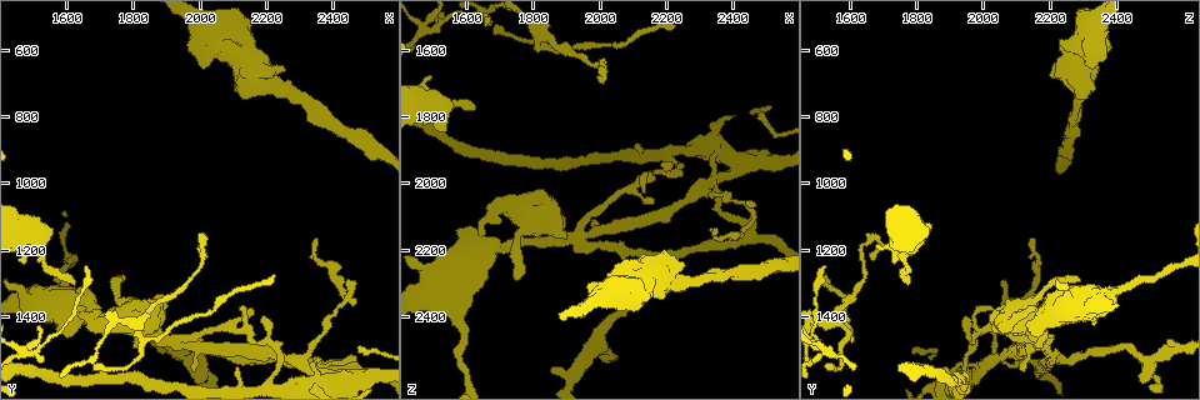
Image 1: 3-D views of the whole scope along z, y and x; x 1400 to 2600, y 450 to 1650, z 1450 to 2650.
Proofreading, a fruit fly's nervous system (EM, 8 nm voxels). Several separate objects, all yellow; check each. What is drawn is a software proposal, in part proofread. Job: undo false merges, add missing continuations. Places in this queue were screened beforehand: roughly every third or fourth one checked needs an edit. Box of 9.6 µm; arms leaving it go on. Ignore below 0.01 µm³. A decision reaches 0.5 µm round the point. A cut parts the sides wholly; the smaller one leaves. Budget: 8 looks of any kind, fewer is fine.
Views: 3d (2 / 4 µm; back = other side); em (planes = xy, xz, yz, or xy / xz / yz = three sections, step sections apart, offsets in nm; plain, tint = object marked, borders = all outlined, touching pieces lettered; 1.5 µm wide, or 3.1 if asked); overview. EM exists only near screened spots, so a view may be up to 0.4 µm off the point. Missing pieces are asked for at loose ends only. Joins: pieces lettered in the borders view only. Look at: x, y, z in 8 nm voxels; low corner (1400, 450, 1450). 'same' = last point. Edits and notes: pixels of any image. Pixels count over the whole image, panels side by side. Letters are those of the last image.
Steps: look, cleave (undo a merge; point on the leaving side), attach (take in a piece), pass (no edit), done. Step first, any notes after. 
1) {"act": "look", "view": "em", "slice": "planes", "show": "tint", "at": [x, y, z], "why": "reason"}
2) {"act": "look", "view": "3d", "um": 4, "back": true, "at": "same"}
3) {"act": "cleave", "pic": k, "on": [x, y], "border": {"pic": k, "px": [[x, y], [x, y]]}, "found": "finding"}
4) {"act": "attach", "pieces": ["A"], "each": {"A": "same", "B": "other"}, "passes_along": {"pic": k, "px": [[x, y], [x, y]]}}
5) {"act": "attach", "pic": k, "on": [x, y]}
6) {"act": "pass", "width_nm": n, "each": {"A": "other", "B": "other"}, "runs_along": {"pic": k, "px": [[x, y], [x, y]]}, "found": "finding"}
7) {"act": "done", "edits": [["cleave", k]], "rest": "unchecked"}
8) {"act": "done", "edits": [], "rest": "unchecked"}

{"act": "look", "view": "3d", "um": 4, "at": [2350, 1170, 2150], "why": "free end"}

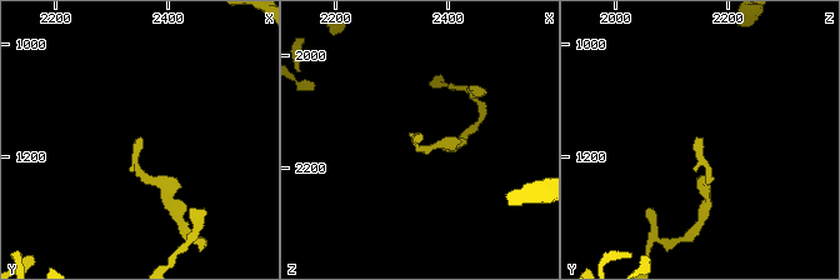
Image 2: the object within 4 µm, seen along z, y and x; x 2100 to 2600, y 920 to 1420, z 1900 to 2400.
{"act": "look", "view": "em", "slice": "planes", "show": "borders", "at": [2350, 1170, 2145]}

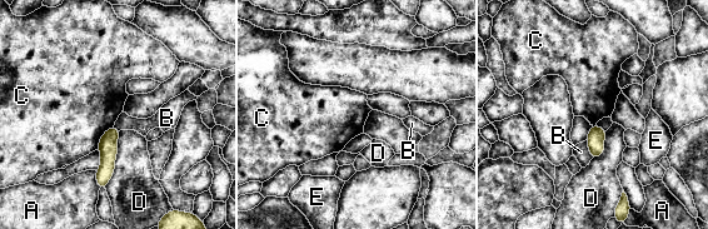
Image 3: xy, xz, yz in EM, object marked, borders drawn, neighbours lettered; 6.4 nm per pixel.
{"act": "pass", "width_nm": 110, "each": {"A": "other", "B": "other", "C": "other", "D": "other", "E": "other"}, "border": {"pic": 3, "px": [[113, 125], [103, 134], [96, 149]]}, "found": "no lettered piece goes on from it"}

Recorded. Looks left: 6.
{"act": "look", "view": "em", "slice": "xy", "step": 4, "show": "tint", "at": [1940, 1470, 2170]}

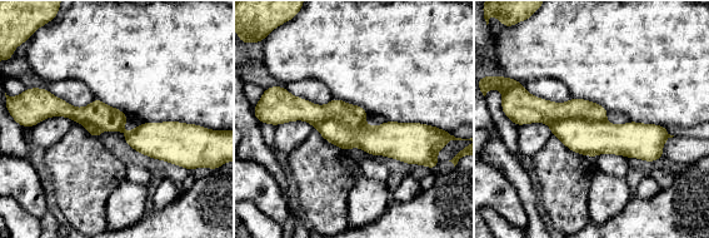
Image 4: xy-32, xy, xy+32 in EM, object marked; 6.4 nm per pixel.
{"act": "look", "view": "em", "slice": "xz", "step": 8, "show": "borders", "at": "same", "why": "another direction"}

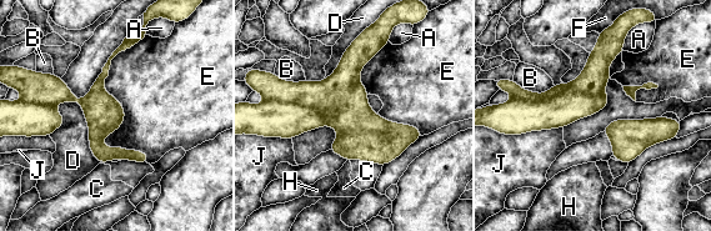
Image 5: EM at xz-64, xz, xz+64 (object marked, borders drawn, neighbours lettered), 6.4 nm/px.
{"act": "cleave", "pic": 5, "on": [594, 78], "width_nm": 240, "each": {"A": "other", "B": "other", "C": "other", "D": "other", "E": "other", "F": "other", "H": "other", "J": "other"}, "border": {"pic": 5, "px": [[604, 90], [512, 98]]}, "found": "a second neuron is stuck on"}

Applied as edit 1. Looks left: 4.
{"act": "look", "view": "overview", "why": "see it whole again"}

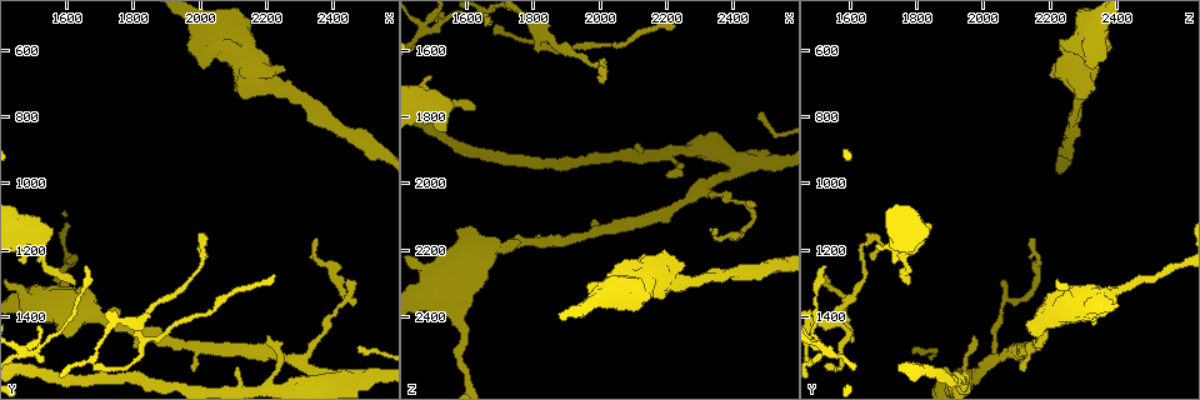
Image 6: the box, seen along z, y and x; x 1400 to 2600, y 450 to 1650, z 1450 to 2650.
{"act": "look", "view": "3d", "um": 2, "at": [1540, 1120, 1830], "why": "thick end"}

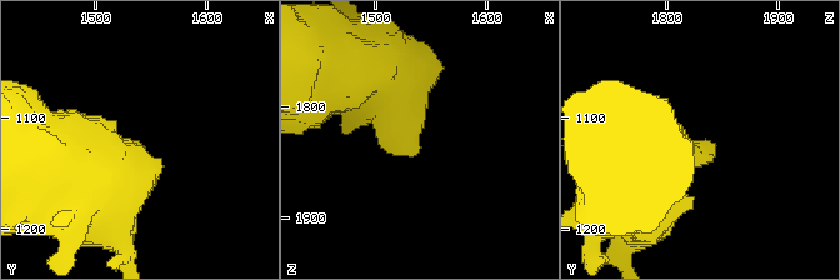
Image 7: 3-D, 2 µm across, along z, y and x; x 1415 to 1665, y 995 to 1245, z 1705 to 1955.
{"act": "look", "view": "em", "slice": "planes", "show": "borders", "at": [1542, 1124, 1838]}

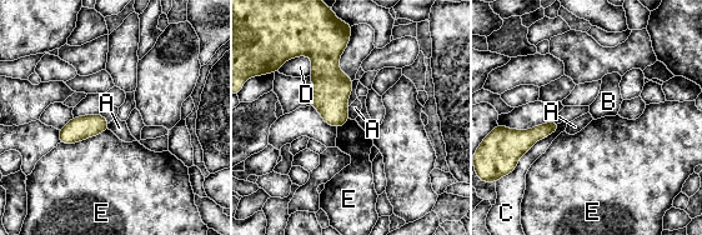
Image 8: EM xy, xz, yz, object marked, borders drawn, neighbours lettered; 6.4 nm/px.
{"act": "pass", "each": {"A": "other", "B": "other", "C": "other", "D": "other", "E": "other"}, "border": {"pic": 8, "px": [[347, 106], [350, 118]]}, "found": "no lettered piece goes on from it"}

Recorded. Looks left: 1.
{"act": "done", "edits": [["cleave", 5]], "rest": "unchecked"}

